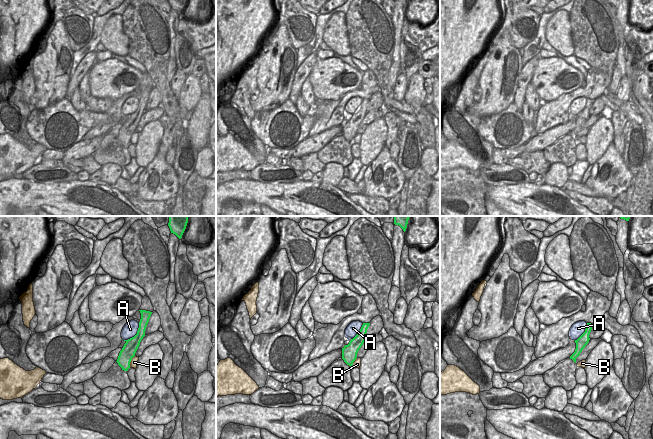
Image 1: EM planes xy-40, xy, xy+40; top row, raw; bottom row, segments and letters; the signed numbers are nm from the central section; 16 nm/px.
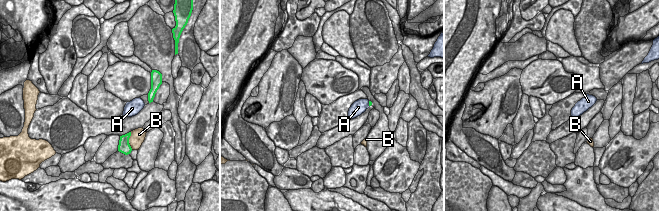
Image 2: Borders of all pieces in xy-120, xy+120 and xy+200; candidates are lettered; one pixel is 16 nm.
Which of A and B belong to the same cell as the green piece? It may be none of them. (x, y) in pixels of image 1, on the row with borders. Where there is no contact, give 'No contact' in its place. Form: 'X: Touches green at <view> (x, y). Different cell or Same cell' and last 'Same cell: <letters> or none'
A: Touches green at xy-40 (136, 334). Different cell
B: Touches green at xy-40 (130, 361). Different cell
Same cell: none

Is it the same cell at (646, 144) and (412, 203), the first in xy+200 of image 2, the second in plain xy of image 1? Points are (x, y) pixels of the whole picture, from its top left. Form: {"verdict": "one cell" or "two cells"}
{"verdict": "two cells"}

